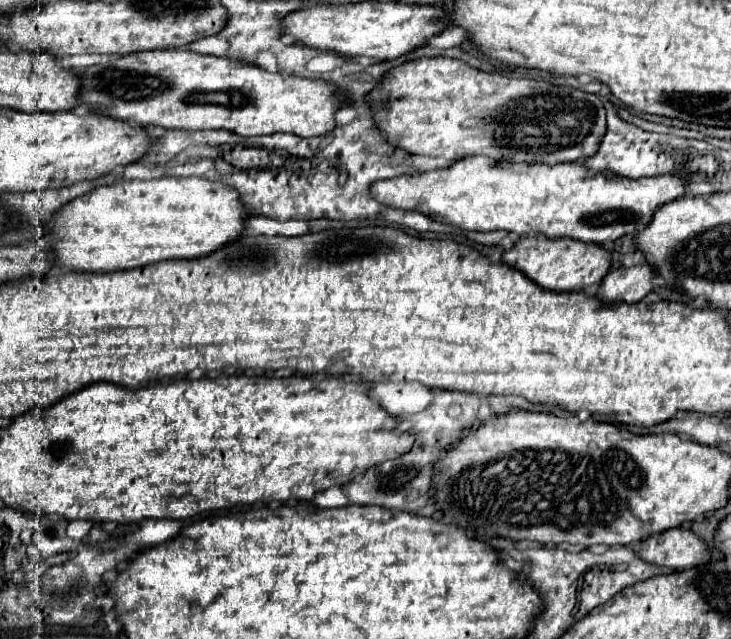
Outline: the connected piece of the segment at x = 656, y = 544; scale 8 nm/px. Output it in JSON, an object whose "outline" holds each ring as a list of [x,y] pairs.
{"outline":[[[672,528],[654,534],[644,540],[646,550],[640,550],[642,560],[672,570],[682,570],[688,566],[700,566],[710,562],[712,552],[702,538],[698,538],[690,528]]]}

